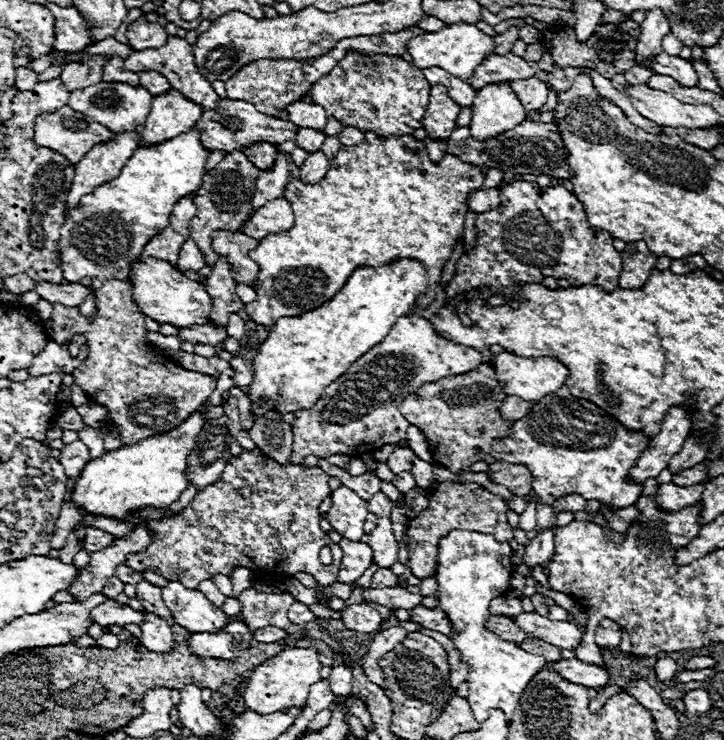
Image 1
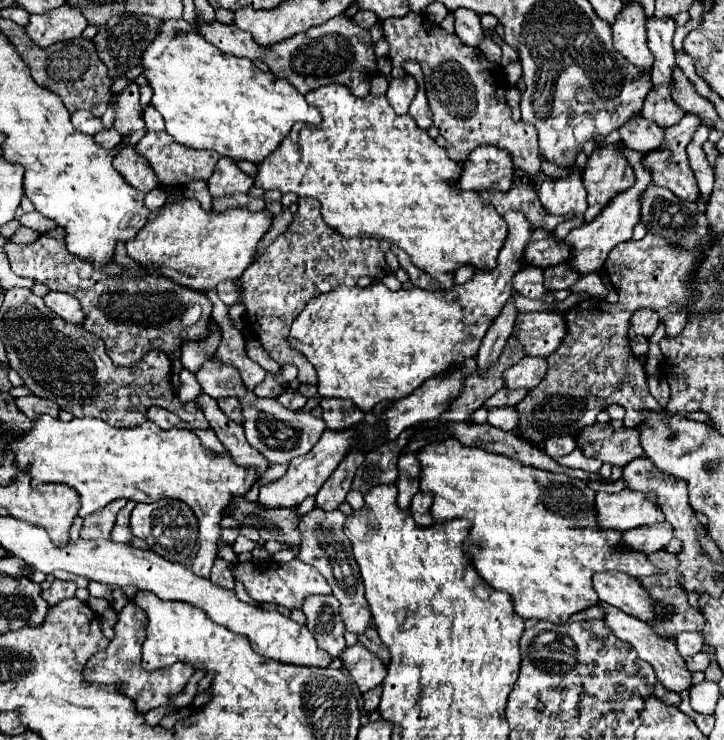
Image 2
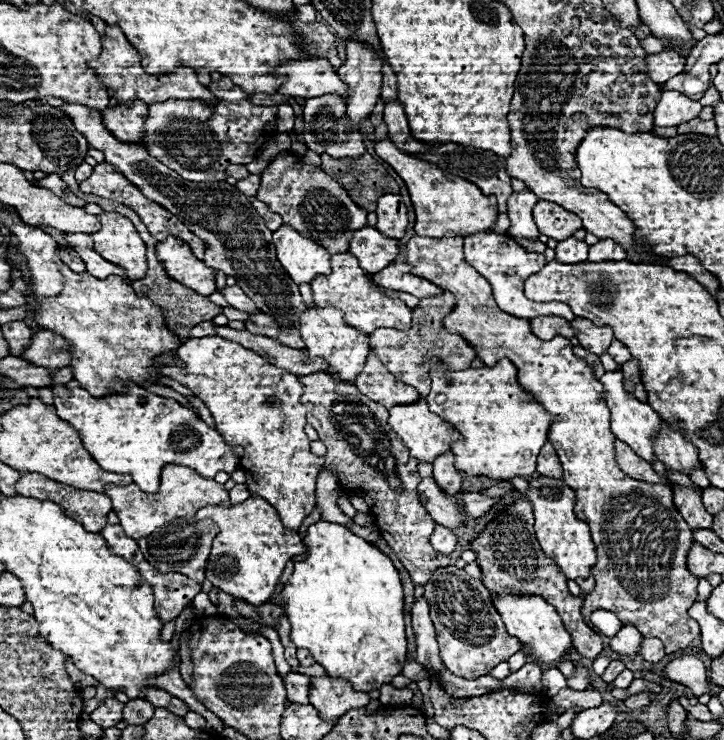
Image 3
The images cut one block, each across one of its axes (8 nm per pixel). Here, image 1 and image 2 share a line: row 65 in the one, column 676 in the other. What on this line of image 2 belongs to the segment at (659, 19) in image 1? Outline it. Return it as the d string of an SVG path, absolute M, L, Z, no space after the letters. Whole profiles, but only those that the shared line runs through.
M682 632L676 636L676 646L682 658L690 658L702 650L704 634L702 632Z

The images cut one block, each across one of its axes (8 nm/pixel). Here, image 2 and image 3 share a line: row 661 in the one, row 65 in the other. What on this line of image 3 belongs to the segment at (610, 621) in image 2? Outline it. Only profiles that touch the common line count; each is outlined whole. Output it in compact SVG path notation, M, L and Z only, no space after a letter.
M664 50L658 54L646 56L646 74L656 84L666 82L668 78L684 72L684 58L680 58L674 50Z

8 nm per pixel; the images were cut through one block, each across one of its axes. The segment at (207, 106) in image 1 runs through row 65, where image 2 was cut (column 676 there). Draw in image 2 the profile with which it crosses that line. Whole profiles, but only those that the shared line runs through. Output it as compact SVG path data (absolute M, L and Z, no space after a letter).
M686 114L680 120L680 124L674 124L672 128L664 128L664 146L660 146L660 148L642 156L642 164L652 174L652 180L656 184L672 190L682 200L696 200L696 196L698 196L696 178L694 178L694 172L692 172L688 156L686 156L686 146L692 140L698 126L700 126L700 118L694 116L694 114Z

